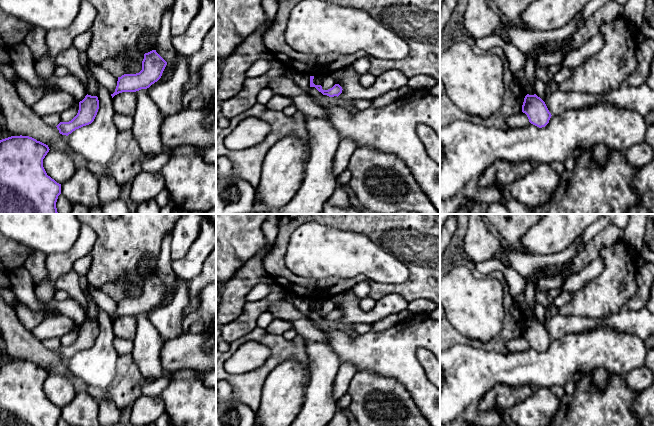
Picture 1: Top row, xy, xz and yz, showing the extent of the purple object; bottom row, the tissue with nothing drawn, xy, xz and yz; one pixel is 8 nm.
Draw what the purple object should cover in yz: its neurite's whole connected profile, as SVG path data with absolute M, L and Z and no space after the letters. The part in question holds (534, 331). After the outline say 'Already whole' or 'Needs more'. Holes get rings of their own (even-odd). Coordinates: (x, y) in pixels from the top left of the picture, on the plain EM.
M536 318L525 320L522 336L527 339L531 348L539 352L545 351L552 340L545 326Z. Already whole

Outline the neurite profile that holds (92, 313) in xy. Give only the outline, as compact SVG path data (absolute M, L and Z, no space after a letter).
M88 285L86 286L85 297L88 305L88 312L86 313L87 318L91 320L97 320L98 316L98 304L95 302L94 298L90 294Z

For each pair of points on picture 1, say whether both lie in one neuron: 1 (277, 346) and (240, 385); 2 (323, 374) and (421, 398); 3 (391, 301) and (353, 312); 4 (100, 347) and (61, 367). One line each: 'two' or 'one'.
1: one
2: two
3: one
4: two

